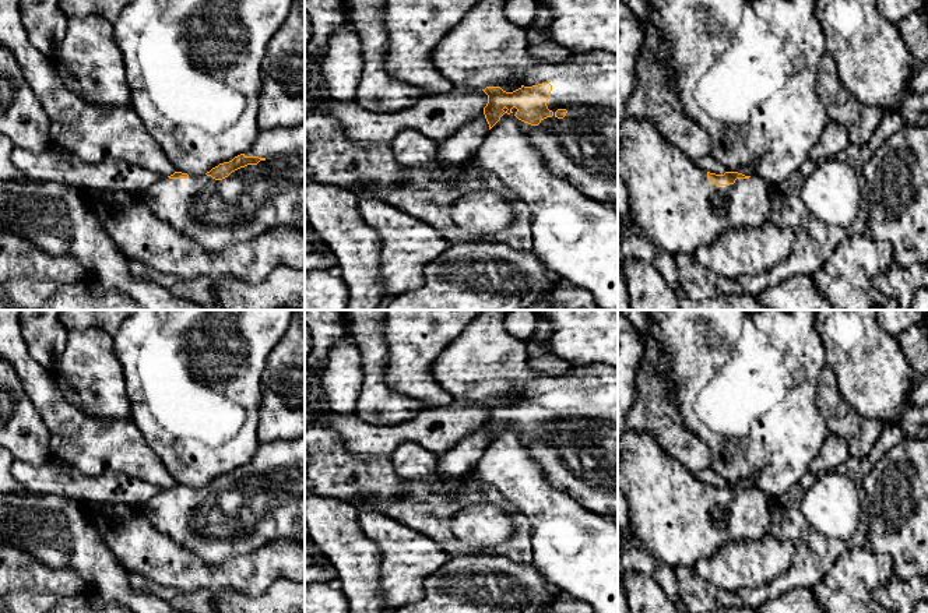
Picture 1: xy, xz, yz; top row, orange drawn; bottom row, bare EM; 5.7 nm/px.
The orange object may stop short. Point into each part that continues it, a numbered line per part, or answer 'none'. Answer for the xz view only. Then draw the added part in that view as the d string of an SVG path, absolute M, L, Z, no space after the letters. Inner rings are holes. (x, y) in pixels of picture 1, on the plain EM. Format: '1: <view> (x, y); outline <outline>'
1: xz (485, 362); outline M482 310L435 359L430 373L436 383L458 402L485 402L519 397L532 399L542 395L552 398L546 415L552 430L531 438L520 433L521 440L549 482L563 487L580 505L594 514L618 522L618 369L604 363L572 367L560 376L535 374L530 366L527 342L509 334L505 320L509 310Z

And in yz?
1: yz (671, 511); outline M626 429L618 440L618 490L629 503L635 535L655 560L671 568L695 567L730 542L759 540L770 533L767 494L753 487L734 497L711 497L707 485L664 451L650 433Z

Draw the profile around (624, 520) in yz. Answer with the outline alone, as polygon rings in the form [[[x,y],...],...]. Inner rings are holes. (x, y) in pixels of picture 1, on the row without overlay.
[[[618,490],[618,533],[626,531],[630,536],[636,536],[630,524],[629,503],[625,494]]]

